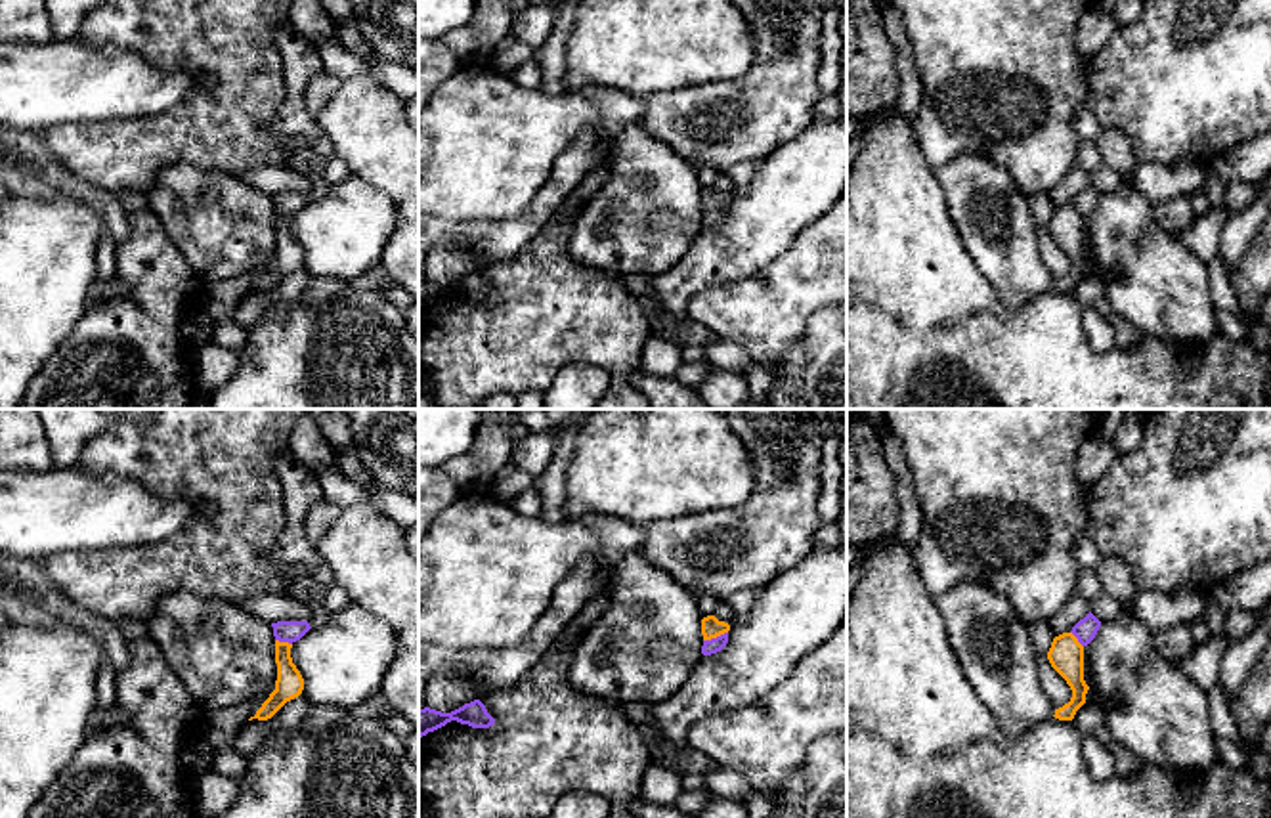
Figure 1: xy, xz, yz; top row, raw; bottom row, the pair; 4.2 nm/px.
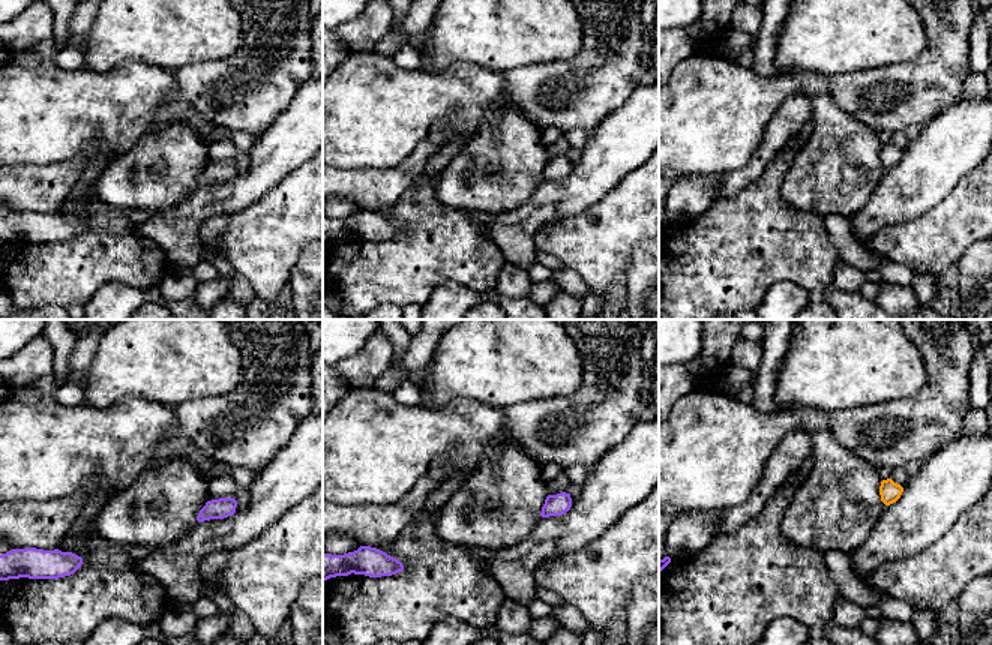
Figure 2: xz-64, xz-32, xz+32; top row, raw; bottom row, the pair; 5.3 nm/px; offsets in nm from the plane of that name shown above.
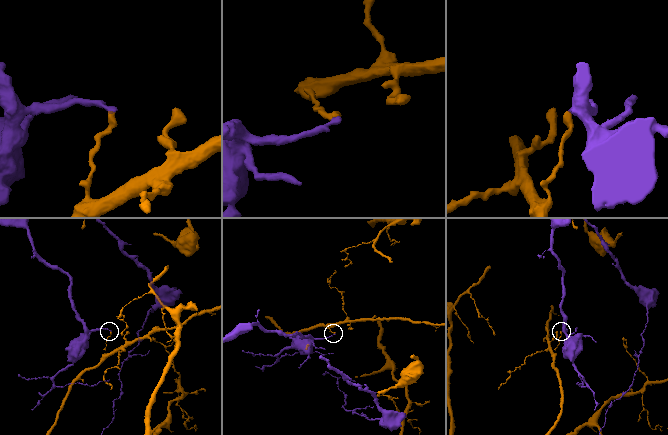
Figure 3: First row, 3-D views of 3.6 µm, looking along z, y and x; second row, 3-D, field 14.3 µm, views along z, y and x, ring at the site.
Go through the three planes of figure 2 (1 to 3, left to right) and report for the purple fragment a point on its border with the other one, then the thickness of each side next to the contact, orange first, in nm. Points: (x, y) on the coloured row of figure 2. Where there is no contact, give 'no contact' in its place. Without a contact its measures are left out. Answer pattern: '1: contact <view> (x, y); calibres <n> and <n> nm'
1: no contact
2: no contact
3: no contact

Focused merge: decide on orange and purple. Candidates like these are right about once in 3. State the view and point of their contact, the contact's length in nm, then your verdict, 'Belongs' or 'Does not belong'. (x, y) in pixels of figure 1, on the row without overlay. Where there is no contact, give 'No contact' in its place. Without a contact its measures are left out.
Touches orange at xz (715, 209). Shared border 110 nm. Does not belong

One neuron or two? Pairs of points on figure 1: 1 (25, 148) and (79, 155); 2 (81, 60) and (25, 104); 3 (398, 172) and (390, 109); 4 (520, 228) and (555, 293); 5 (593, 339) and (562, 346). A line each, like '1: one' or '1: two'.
1: two
2: one
3: one
4: two
5: one

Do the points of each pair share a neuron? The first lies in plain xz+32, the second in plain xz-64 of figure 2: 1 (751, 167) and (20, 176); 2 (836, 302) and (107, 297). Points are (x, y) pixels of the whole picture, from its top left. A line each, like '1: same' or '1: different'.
1: same
2: same

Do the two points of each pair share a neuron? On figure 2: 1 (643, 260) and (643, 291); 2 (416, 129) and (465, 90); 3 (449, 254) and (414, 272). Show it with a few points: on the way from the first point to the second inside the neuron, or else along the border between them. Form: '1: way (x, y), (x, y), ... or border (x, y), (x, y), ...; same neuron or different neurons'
1: way (643, 267), (643, 284); same neuron
2: way (428, 117), (453, 95); same neuron
3: way (440, 254), (435, 254), (423, 266); same neuron

